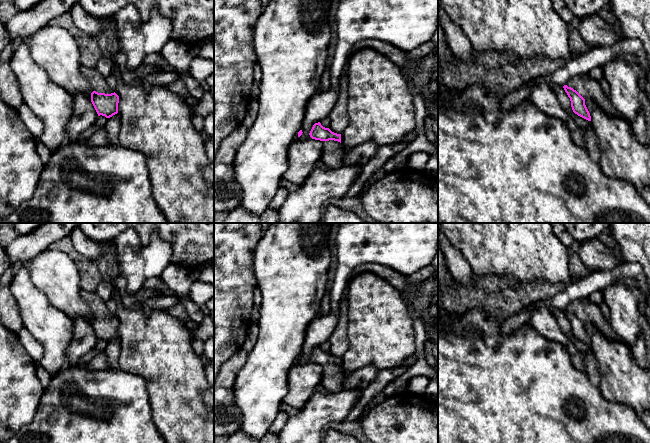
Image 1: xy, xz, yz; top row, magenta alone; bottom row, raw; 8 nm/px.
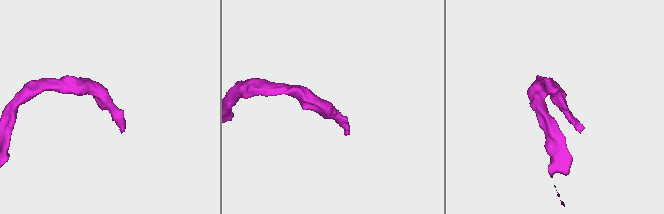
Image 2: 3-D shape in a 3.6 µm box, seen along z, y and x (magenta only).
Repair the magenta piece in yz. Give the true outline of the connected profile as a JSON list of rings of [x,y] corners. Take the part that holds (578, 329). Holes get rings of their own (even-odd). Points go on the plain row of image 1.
[[[588,297],[571,302],[563,312],[570,322],[573,336],[578,340],[591,345],[590,337],[585,329],[587,323],[593,325],[607,339],[623,342],[603,317],[599,305],[590,301]]]

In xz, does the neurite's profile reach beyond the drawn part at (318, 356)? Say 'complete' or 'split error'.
split error

